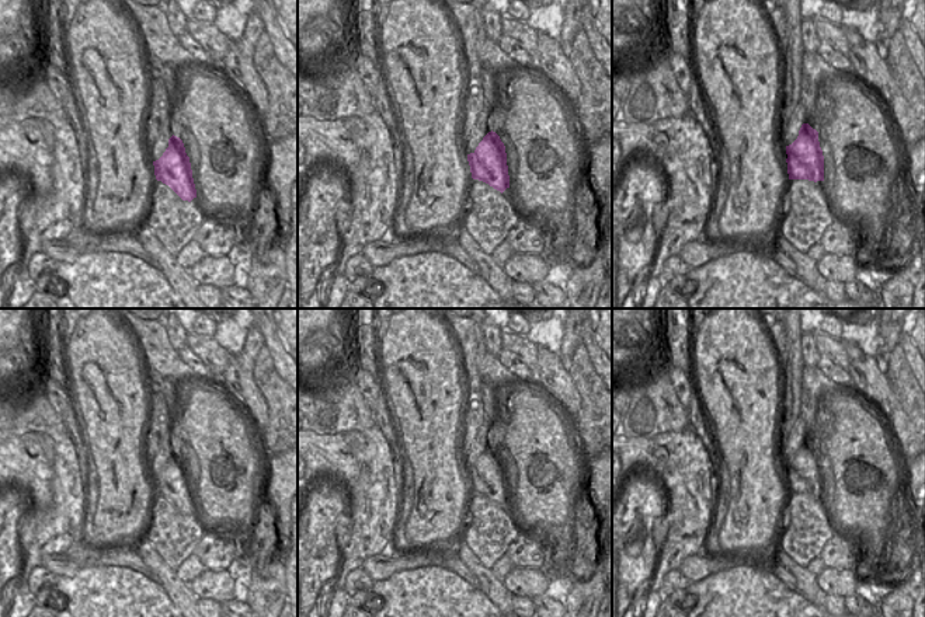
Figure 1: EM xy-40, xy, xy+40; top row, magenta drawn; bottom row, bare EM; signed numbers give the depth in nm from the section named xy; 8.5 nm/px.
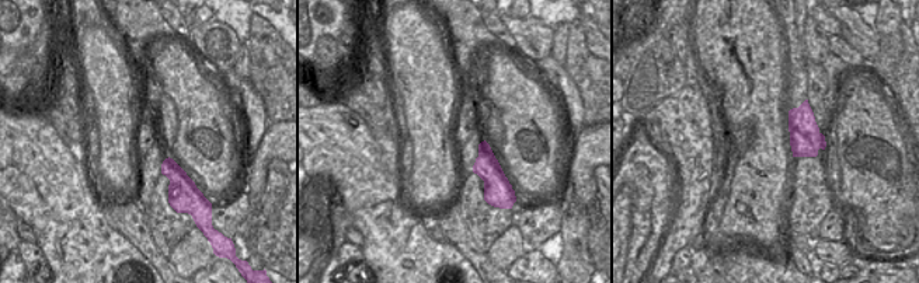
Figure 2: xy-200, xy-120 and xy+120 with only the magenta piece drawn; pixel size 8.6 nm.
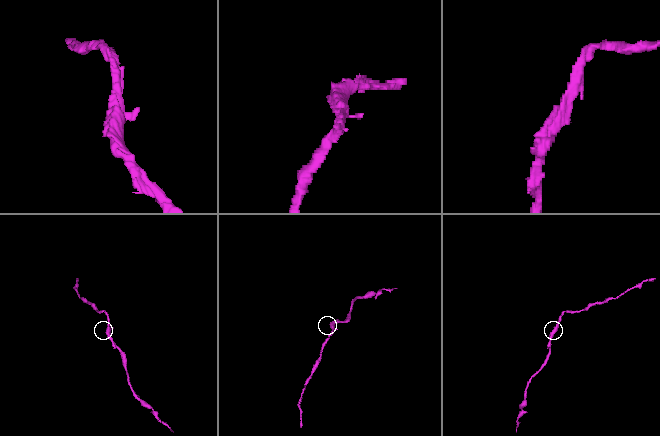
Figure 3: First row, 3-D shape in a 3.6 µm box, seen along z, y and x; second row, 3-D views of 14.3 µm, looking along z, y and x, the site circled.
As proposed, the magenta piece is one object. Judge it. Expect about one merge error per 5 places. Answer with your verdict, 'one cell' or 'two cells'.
one cell

